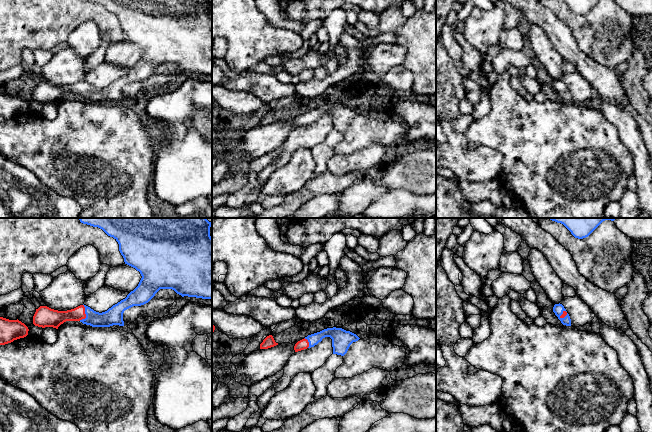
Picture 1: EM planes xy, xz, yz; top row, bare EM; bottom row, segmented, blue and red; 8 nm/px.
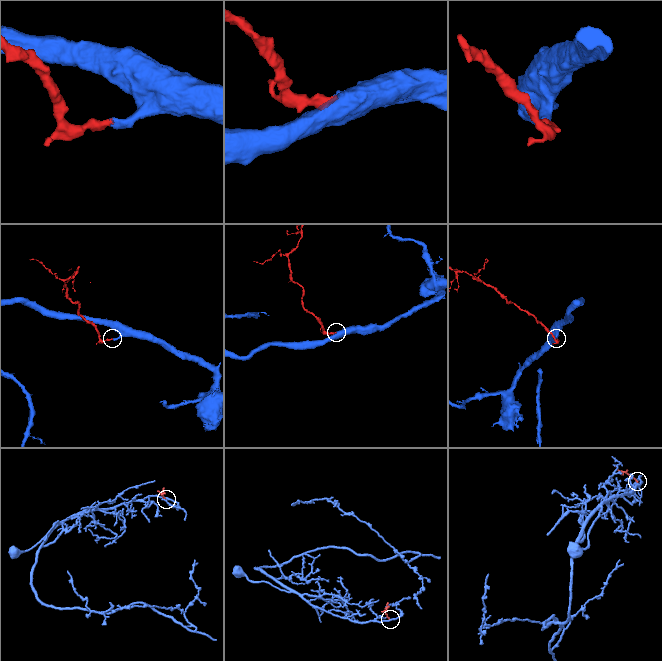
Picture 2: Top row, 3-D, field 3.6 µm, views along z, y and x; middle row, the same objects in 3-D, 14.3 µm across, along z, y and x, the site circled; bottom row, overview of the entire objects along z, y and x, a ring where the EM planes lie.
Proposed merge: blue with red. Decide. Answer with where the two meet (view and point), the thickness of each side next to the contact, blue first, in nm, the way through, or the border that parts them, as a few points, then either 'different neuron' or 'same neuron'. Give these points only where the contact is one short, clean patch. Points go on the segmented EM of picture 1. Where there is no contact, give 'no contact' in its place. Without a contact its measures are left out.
xy (85, 313) | 140/140 nm | across xy (113, 316), (89, 317), (85, 313), (55, 318) | same neuron

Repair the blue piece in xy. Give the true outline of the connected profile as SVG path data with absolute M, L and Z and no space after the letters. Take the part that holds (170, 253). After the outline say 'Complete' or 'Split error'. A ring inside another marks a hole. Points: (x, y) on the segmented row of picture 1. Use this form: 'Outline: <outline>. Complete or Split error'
Outline: M79 218L80 222L102 229L119 244L119 251L125 264L140 272L142 278L138 286L127 297L107 311L99 313L86 305L67 311L58 311L40 306L33 316L33 324L38 327L58 327L66 321L80 321L92 327L124 326L123 313L133 306L148 303L160 289L172 289L182 297L196 297L212 300L212 237L211 222L206 218Z. Split error

